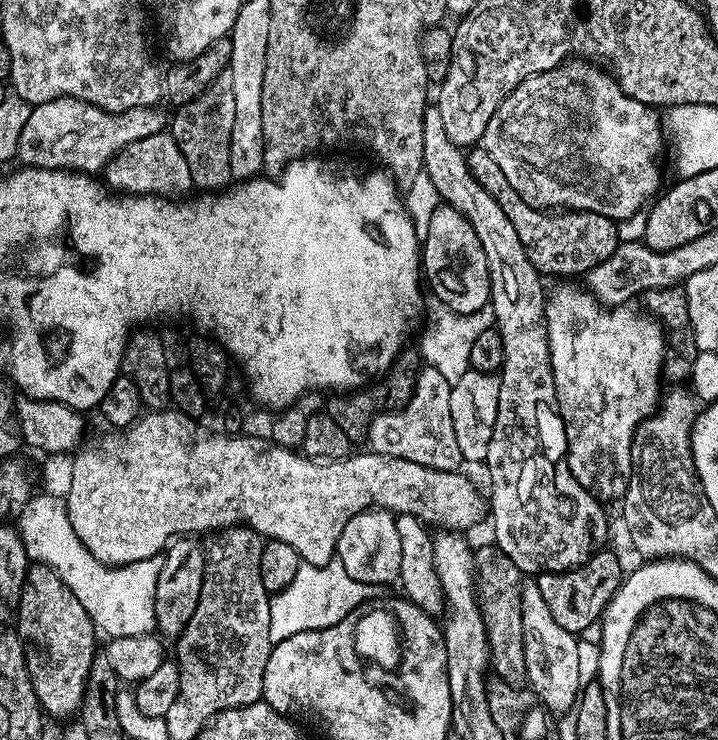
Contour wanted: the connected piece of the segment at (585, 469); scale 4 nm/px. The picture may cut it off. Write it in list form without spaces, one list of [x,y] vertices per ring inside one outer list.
[[[564,282],[556,293],[551,293],[550,299],[545,303],[546,318],[548,319],[548,341],[550,342],[550,362],[552,363],[552,373],[554,374],[554,386],[556,387],[556,401],[560,407],[560,417],[564,419],[564,429],[566,430],[566,442],[568,443],[568,465],[574,474],[574,478],[589,492],[595,494],[601,501],[619,501],[628,488],[628,480],[632,477],[634,467],[634,441],[638,436],[638,429],[653,412],[656,411],[661,399],[660,382],[662,383],[662,369],[666,364],[664,356],[664,340],[666,333],[663,324],[651,315],[643,314],[639,316],[636,312],[631,312],[631,307],[607,307],[602,304],[583,287],[575,288],[572,282]]]

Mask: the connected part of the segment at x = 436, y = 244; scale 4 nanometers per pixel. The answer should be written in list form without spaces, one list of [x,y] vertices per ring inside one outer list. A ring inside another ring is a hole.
[[[441,203],[434,210],[427,232],[422,236],[422,276],[432,292],[445,304],[449,313],[475,316],[478,310],[489,307],[490,278],[486,253],[474,232],[474,226],[458,210]]]

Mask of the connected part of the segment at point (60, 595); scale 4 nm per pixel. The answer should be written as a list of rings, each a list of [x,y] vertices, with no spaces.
[[[39,562],[29,567],[25,578],[25,586],[18,601],[20,617],[14,622],[20,639],[26,645],[25,662],[32,679],[34,694],[37,695],[41,709],[49,716],[75,717],[80,711],[80,703],[84,697],[84,683],[93,658],[98,654],[96,636],[98,629],[88,616],[86,606],[72,593],[67,579],[55,567]]]

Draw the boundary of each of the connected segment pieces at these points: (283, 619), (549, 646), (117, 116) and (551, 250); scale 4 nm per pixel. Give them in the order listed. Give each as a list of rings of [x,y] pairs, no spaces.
[[[316,562],[301,563],[298,574],[294,574],[294,582],[271,597],[270,638],[273,642],[279,642],[299,632],[334,626],[360,605],[369,603],[374,596],[372,592],[373,585],[350,578],[338,562],[323,566]]]
[[[525,578],[522,582],[522,642],[526,646],[527,687],[549,713],[567,713],[582,691],[578,678],[579,639],[570,630],[562,630],[550,615],[535,578]]]
[[[59,96],[31,109],[17,140],[16,156],[24,166],[96,174],[130,142],[165,131],[170,124],[170,116],[162,109],[160,106],[138,106],[125,112],[107,112],[73,96]]]
[[[483,146],[473,147],[467,153],[467,158],[474,178],[478,178],[478,182],[482,182],[482,186],[486,186],[490,194],[494,194],[502,210],[506,210],[506,218],[514,222],[514,230],[518,230],[518,238],[522,238],[522,246],[530,262],[534,262],[534,266],[540,273],[547,274],[549,277],[552,275],[572,278],[575,272],[587,274],[598,263],[609,258],[610,254],[614,254],[618,245],[618,228],[609,216],[597,212],[571,210],[560,210],[553,214],[551,211],[533,207],[516,193],[514,186],[510,186],[510,182],[506,182],[506,174],[502,174],[502,166],[494,162],[492,155]]]

